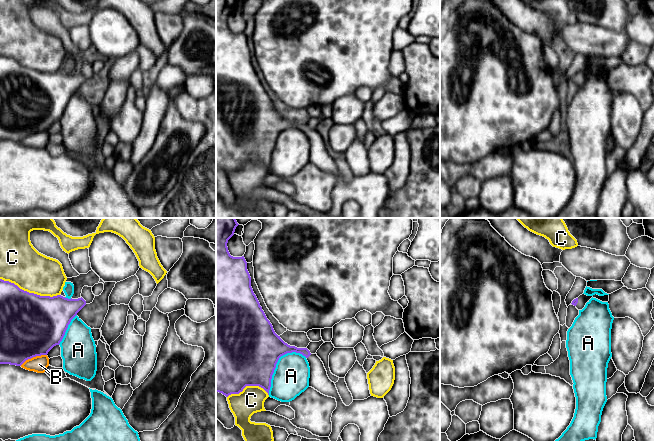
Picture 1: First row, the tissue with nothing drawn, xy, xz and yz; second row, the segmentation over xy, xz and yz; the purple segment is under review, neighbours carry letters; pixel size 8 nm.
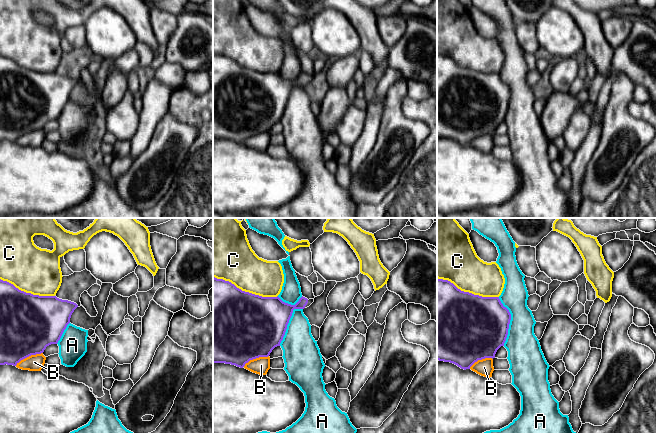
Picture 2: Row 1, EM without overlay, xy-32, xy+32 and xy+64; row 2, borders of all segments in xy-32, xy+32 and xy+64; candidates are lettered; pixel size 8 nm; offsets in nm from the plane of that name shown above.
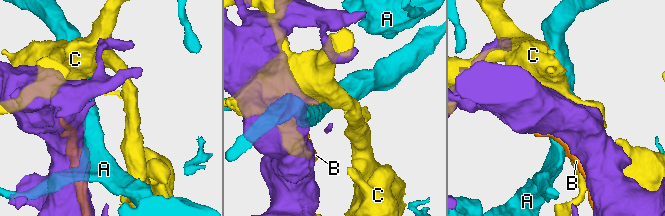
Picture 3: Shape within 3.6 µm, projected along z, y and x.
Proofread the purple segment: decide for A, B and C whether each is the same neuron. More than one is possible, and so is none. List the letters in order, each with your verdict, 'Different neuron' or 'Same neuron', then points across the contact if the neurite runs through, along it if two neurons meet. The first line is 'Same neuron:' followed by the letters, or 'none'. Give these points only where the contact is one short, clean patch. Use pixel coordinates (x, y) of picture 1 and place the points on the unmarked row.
Same neuron: none
A: Different neuron
B: Different neuron
C: Different neuron

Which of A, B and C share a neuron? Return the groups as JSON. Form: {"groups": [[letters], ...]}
{"groups": [["A"], ["B"], ["C"]]}

